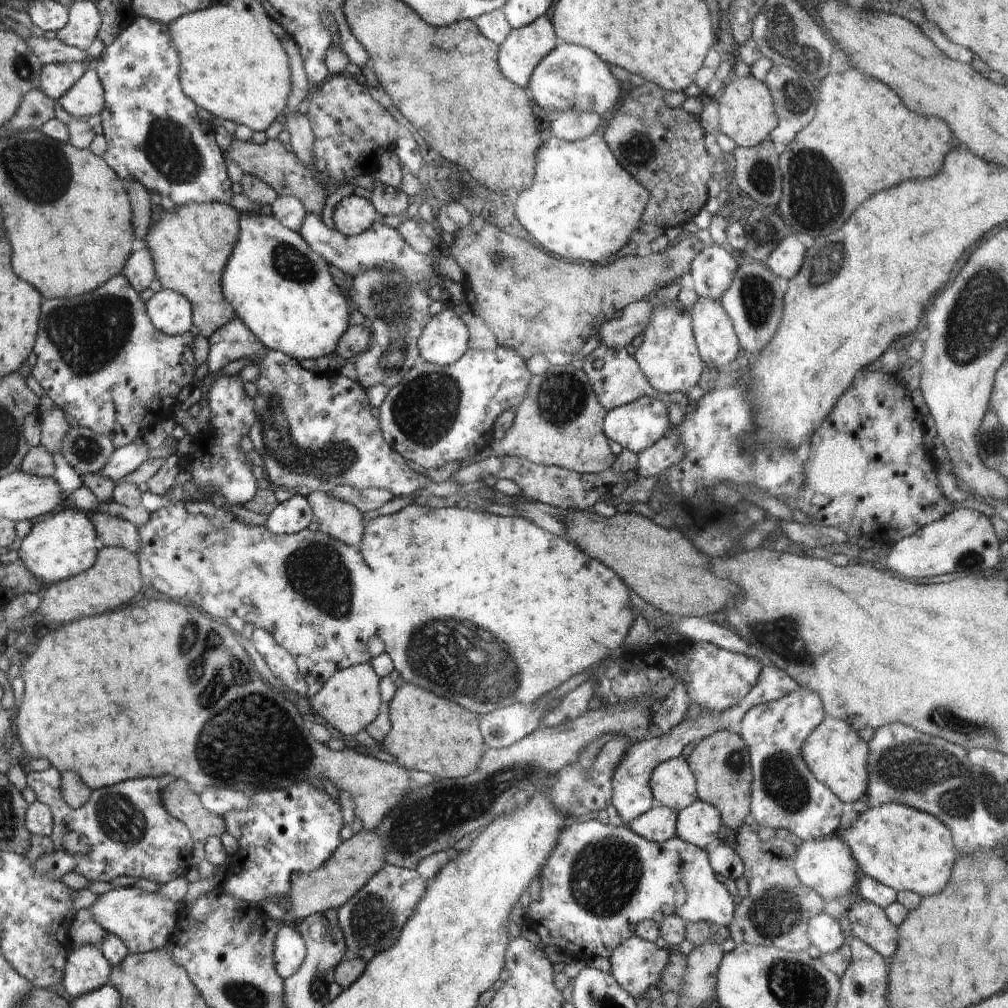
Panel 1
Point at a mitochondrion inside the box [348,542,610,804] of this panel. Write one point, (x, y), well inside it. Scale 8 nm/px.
(458, 654)

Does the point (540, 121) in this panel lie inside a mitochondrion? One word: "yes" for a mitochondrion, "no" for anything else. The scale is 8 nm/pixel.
no

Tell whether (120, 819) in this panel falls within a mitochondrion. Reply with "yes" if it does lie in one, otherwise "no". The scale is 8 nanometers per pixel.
yes

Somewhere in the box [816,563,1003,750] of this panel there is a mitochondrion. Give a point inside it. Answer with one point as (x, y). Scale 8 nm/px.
(945, 719)

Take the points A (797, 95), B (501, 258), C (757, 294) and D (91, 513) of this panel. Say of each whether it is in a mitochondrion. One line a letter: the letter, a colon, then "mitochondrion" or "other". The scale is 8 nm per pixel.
A: mitochondrion
B: mitochondrion
C: mitochondrion
D: other

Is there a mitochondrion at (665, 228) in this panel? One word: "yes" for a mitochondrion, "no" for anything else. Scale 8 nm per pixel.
no

